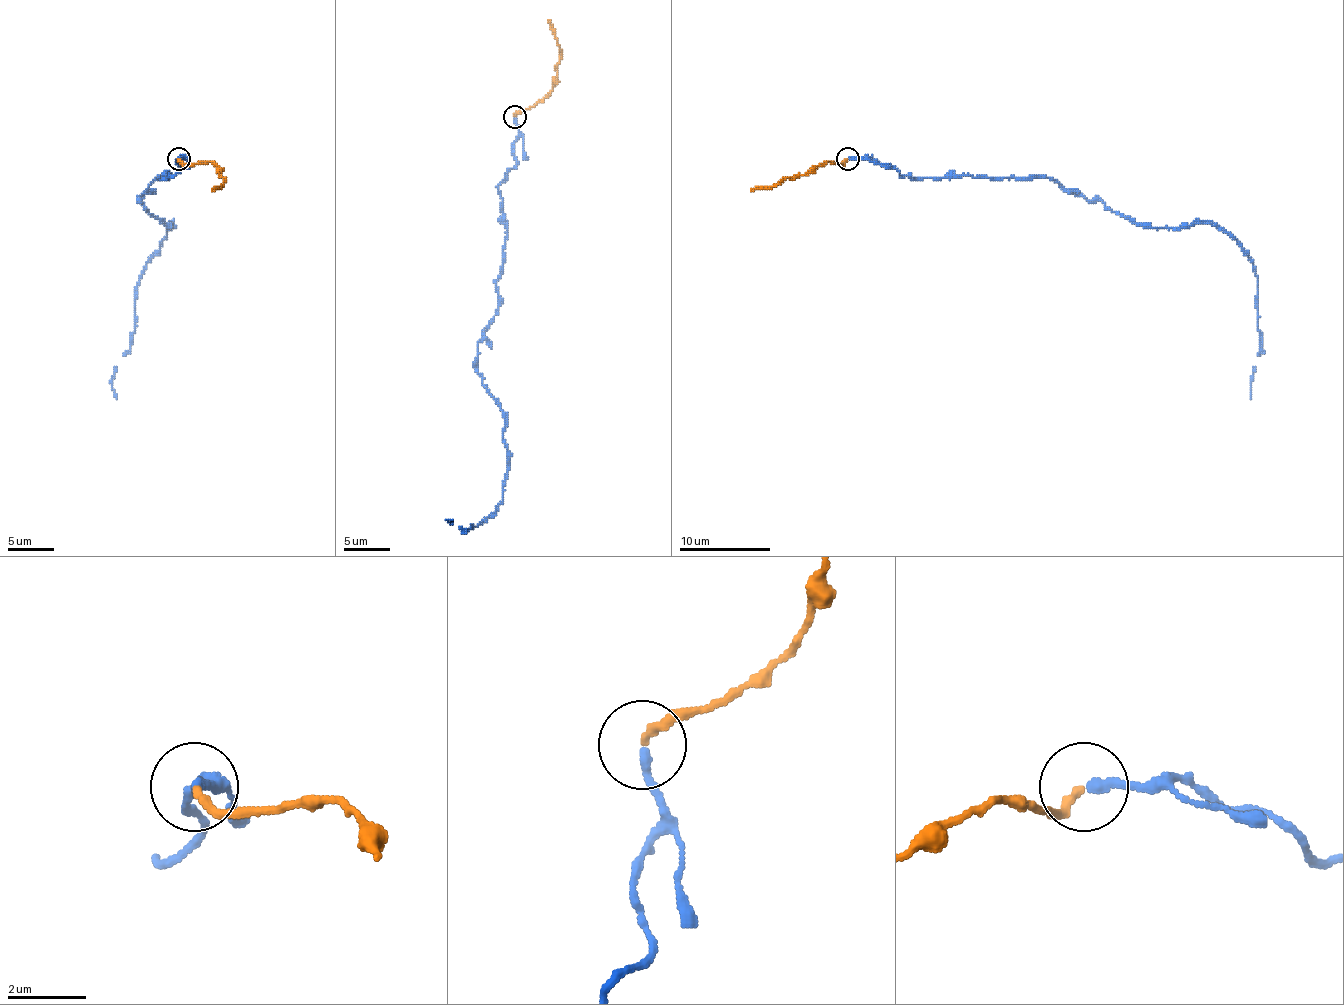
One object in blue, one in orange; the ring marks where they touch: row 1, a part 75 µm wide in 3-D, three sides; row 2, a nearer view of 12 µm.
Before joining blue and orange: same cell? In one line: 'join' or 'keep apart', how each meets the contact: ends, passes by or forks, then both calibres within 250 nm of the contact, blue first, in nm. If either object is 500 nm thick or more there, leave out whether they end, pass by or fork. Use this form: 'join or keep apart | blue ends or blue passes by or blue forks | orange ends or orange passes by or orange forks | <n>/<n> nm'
join | blue ends | orange ends | 260/200 nm

